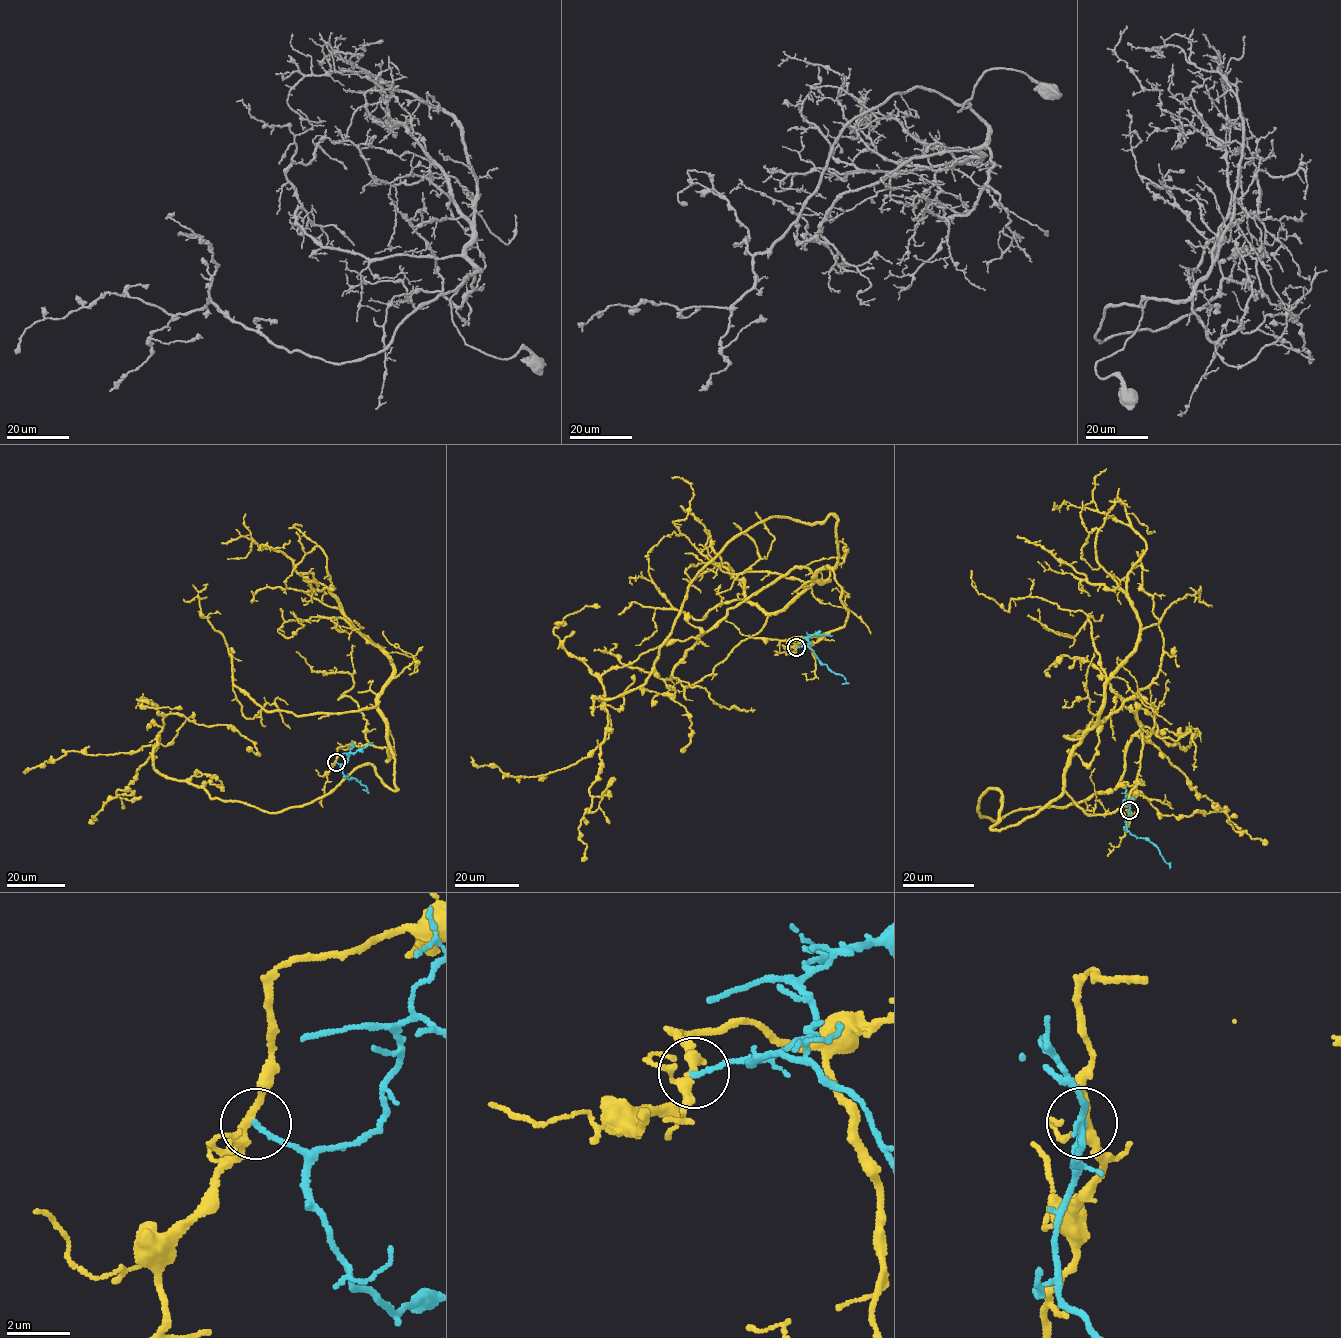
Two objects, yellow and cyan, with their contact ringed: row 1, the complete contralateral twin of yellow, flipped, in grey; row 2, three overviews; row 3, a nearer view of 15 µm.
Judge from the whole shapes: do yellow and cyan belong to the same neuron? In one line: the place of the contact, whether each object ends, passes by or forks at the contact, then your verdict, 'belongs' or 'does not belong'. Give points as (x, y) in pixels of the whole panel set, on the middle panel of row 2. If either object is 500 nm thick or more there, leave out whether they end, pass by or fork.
(796, 647) | yellow forks | cyan ends | does not belong

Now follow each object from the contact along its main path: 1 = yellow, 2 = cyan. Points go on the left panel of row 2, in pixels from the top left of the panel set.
1: (336, 762), (389, 747), (398, 789), (359, 766), (272, 813), (159, 773), (157, 735), (24, 771)
2: (336, 762), (344, 776), (355, 778), (367, 788), (363, 789)

